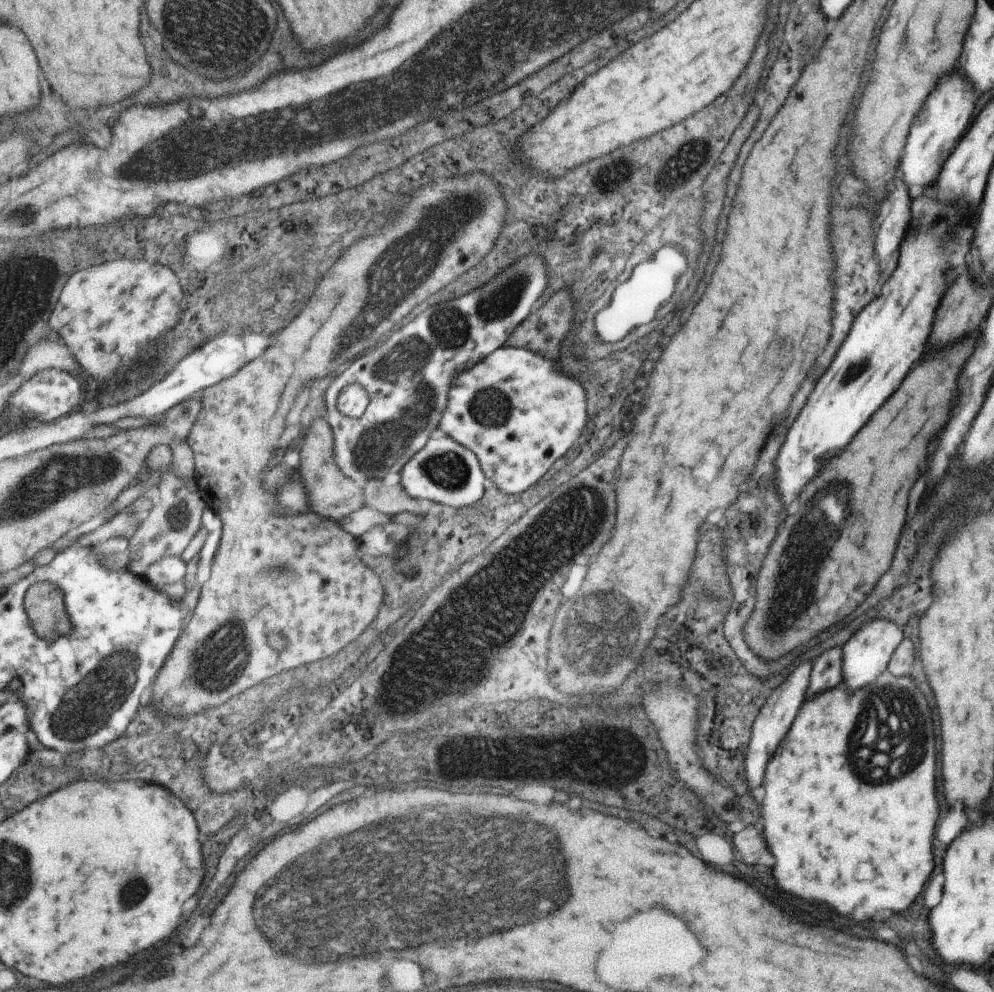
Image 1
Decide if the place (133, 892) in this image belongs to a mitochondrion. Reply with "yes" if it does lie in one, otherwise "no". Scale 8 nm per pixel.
yes

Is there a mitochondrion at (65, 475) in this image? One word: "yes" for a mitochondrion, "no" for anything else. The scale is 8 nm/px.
yes

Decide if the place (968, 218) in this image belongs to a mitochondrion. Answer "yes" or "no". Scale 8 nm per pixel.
no

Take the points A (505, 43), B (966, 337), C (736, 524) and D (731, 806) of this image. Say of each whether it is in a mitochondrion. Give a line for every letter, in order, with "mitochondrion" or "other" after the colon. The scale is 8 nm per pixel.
A: mitochondrion
B: other
C: other
D: other

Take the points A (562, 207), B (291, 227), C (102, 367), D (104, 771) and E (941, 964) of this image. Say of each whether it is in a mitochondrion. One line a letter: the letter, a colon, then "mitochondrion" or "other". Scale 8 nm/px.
A: other
B: other
C: other
D: other
E: other

